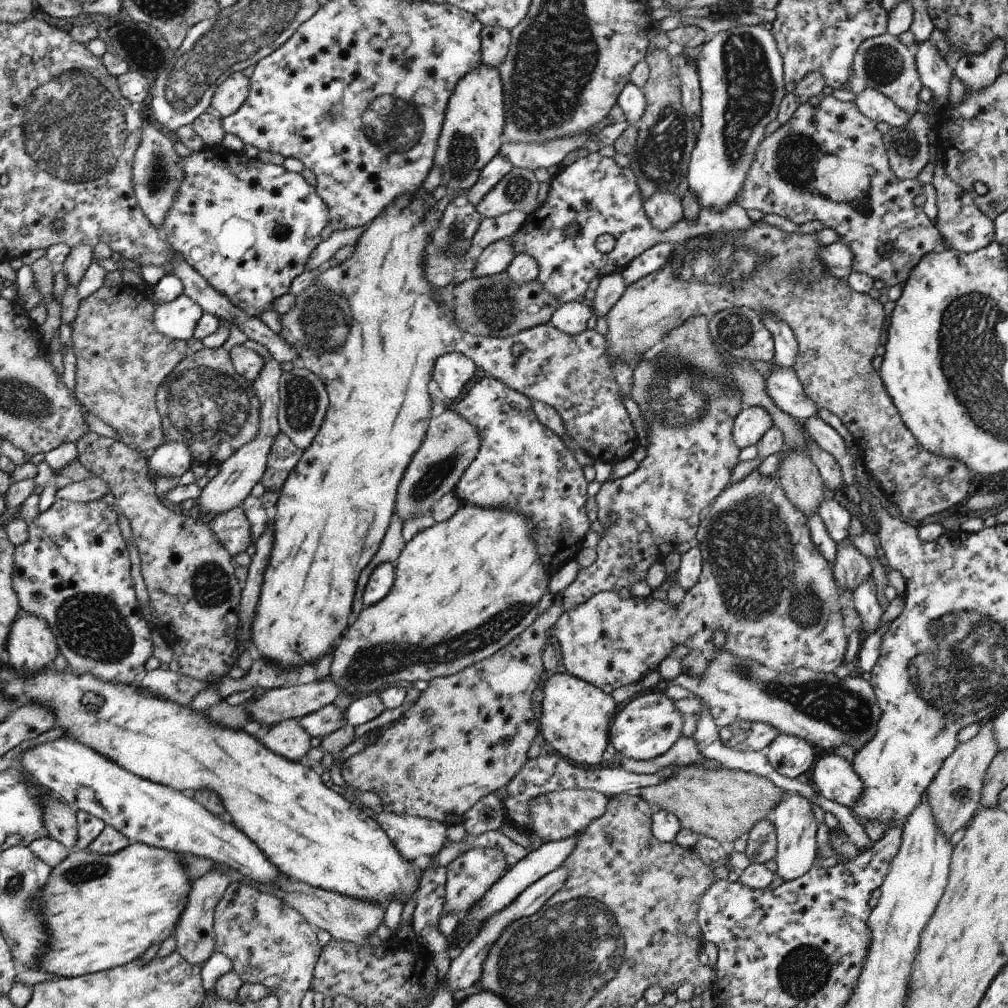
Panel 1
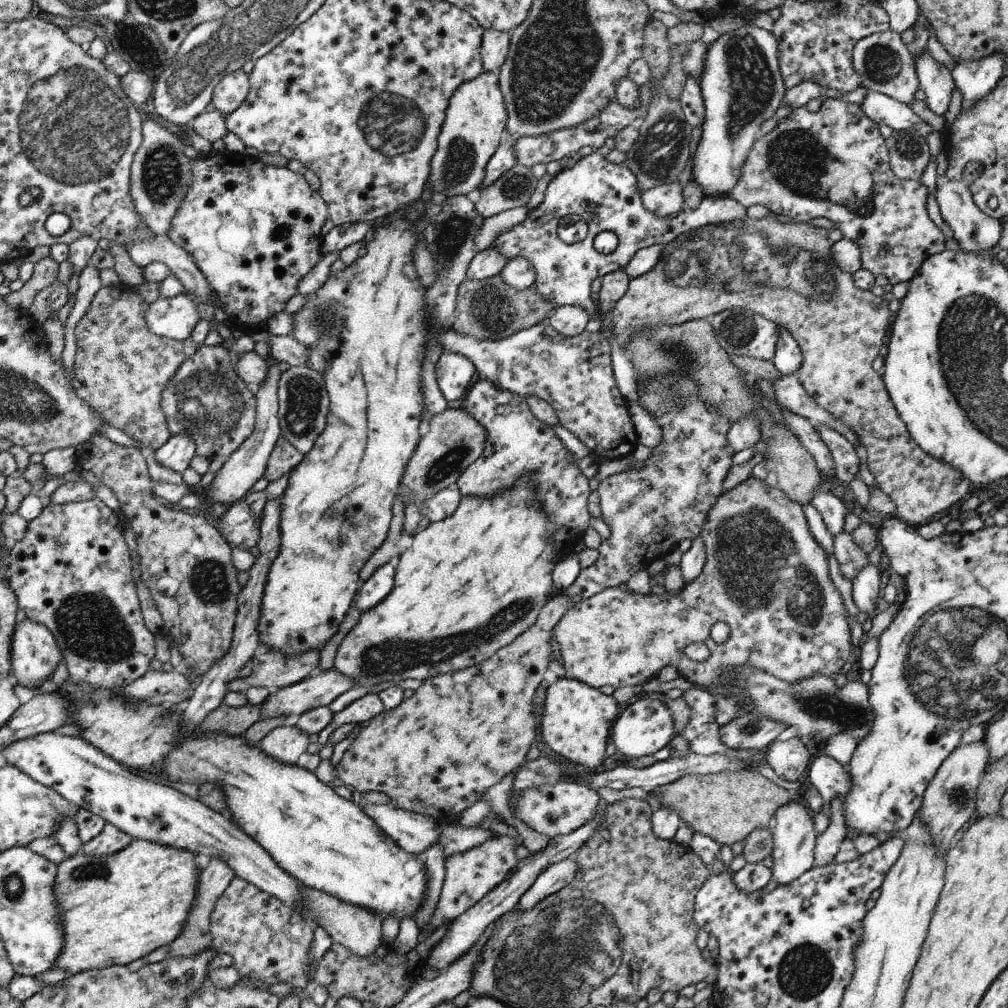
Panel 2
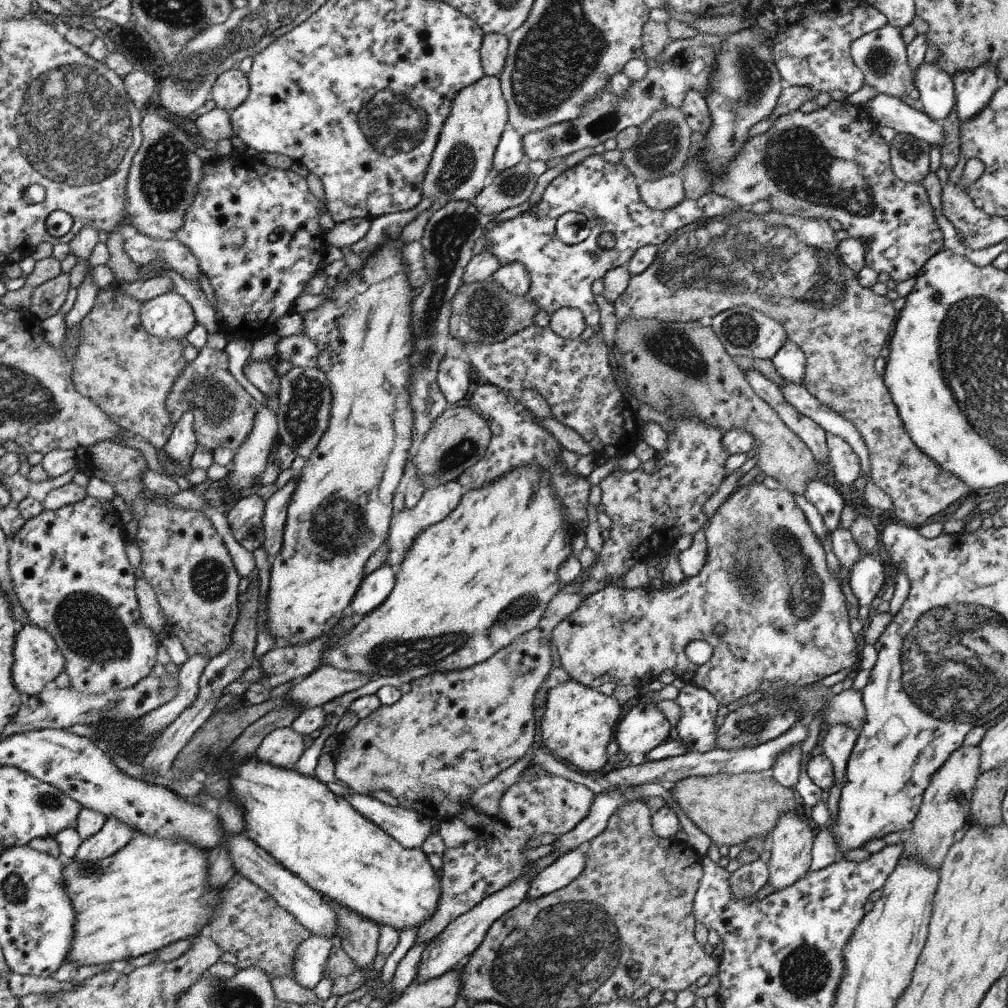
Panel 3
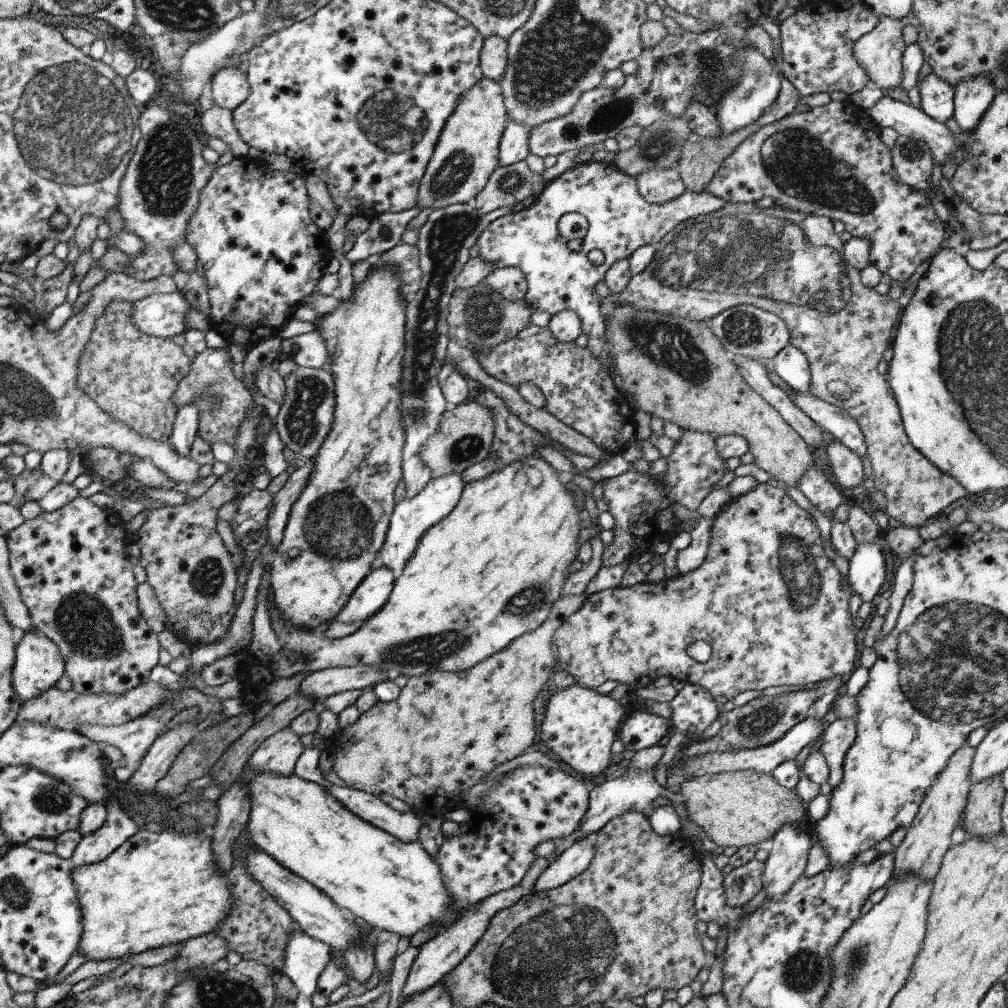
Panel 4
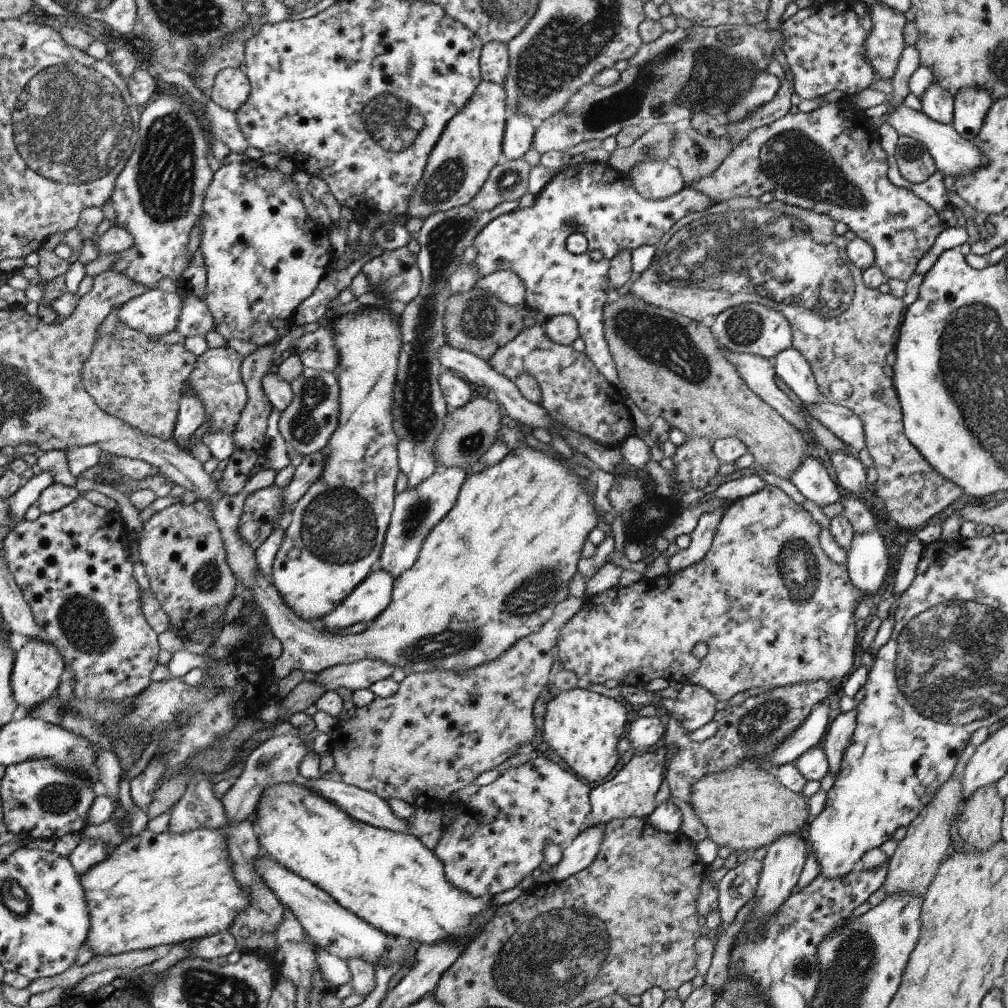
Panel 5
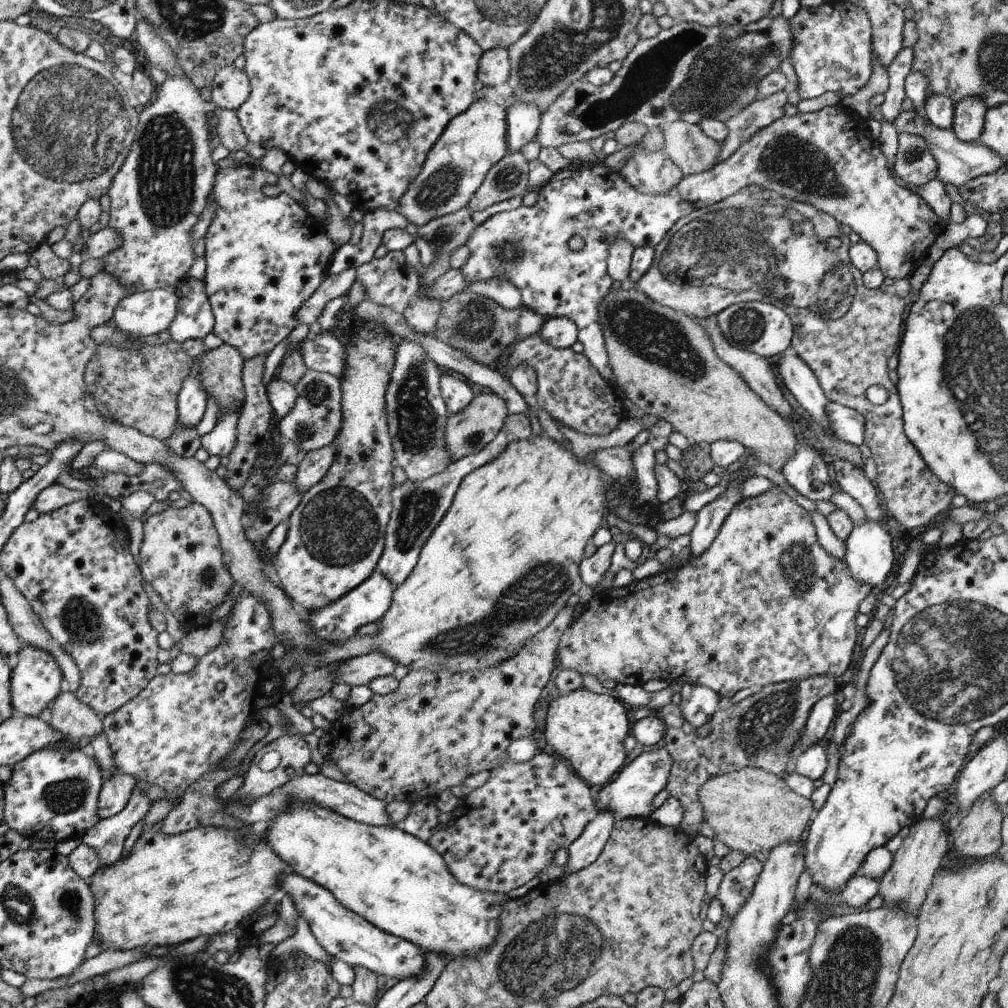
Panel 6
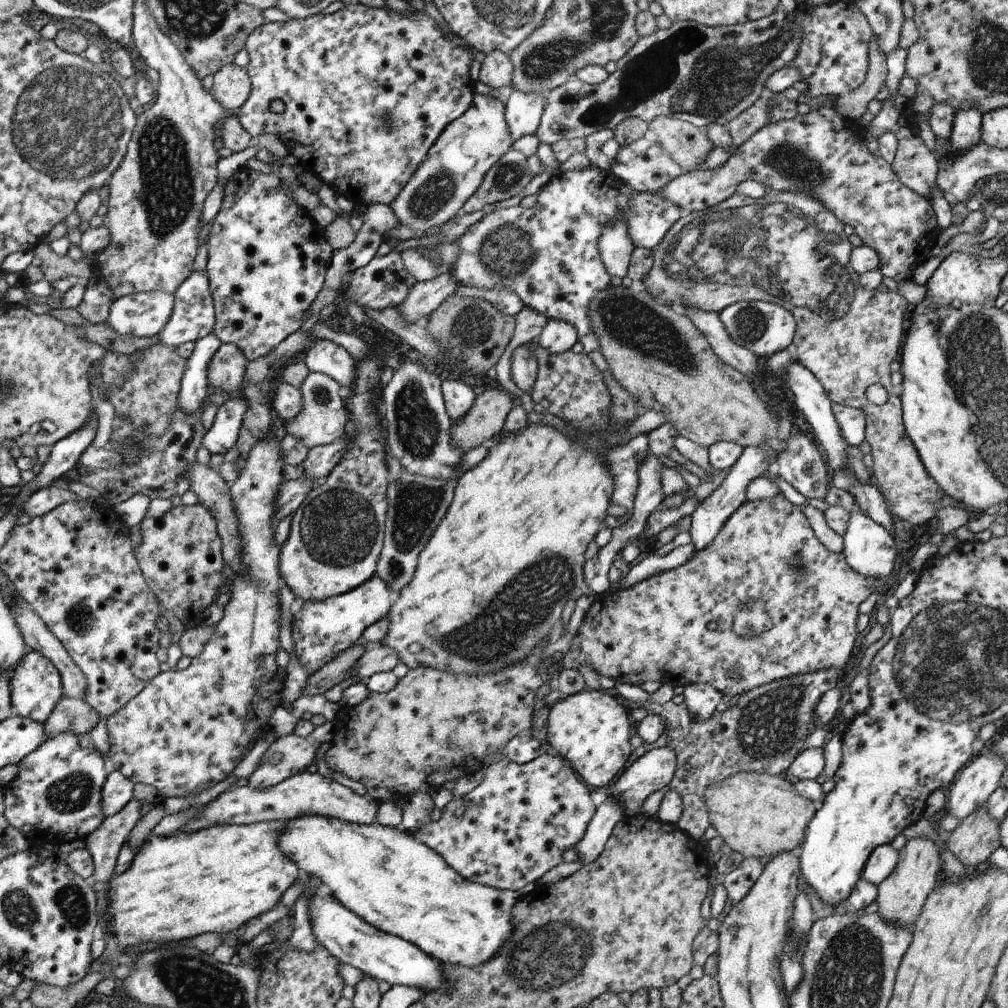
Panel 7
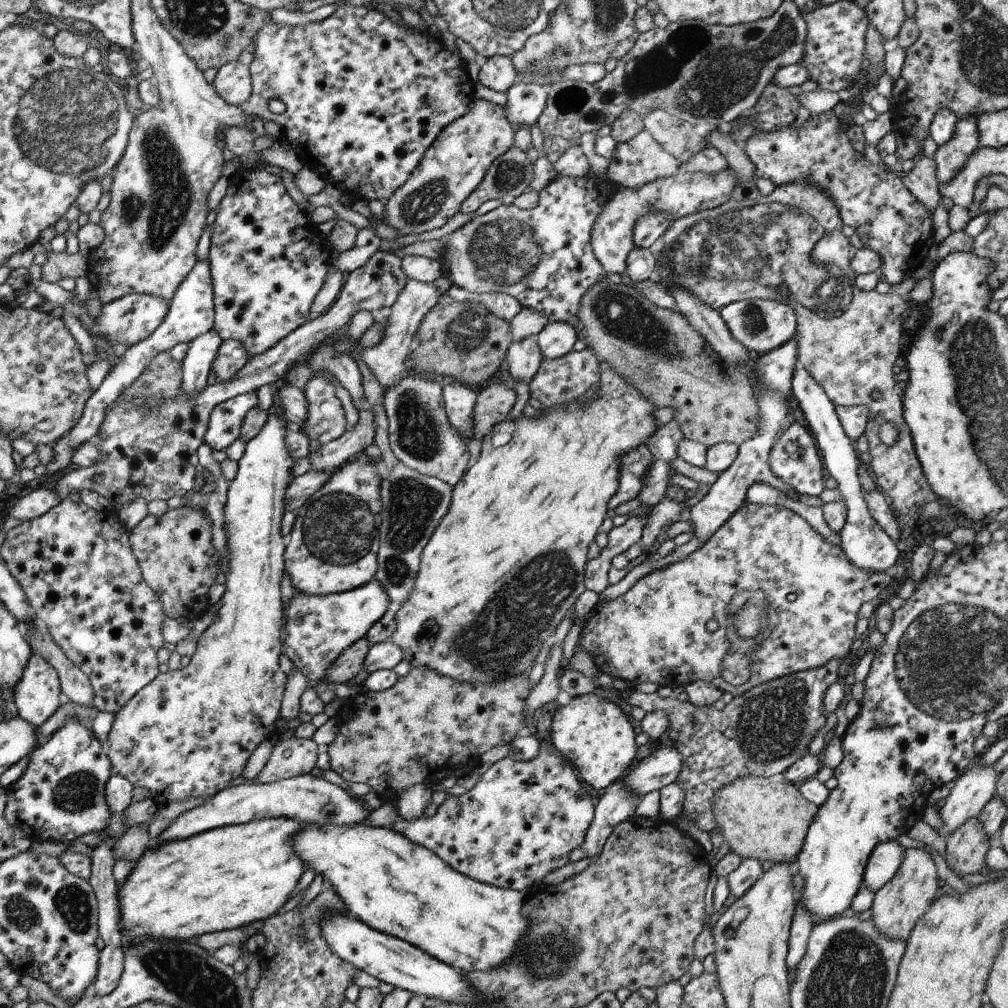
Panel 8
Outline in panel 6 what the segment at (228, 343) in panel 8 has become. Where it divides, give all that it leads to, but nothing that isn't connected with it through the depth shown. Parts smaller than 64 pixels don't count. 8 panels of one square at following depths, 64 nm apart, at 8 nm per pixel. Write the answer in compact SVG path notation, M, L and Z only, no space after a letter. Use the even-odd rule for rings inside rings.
M223 343L220 348L210 350L200 360L200 382L207 396L215 398L220 410L241 410L246 401L243 372L246 360L231 345Z

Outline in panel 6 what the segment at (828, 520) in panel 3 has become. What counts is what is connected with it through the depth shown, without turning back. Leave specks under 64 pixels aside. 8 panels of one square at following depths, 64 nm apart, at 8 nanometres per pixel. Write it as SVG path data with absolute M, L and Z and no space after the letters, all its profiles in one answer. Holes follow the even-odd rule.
M815 442L796 446L796 454L786 460L781 472L792 488L811 501L828 501L835 492Z

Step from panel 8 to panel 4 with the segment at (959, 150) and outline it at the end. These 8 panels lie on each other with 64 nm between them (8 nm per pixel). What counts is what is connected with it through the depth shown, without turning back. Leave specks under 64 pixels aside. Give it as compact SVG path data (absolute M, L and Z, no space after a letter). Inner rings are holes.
M982 74L976 78L968 78L966 82L958 82L954 90L953 118L960 131L968 134L978 128L982 116L998 92L996 86L992 86L992 80L984 78Z

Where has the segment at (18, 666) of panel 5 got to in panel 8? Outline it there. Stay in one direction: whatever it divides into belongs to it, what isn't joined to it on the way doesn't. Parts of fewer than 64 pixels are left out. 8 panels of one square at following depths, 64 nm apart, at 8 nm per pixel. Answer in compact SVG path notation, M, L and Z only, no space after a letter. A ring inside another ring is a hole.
M32 653L27 670L14 688L13 706L17 717L39 728L59 709L61 691L55 668L38 653Z

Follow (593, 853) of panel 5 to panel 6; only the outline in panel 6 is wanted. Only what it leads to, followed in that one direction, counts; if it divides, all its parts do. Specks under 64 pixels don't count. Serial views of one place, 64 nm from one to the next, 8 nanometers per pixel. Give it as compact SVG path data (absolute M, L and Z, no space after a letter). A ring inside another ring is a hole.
M608 810L598 811L596 818L586 826L583 834L568 846L568 862L565 865L568 873L580 871L600 857L617 820Z

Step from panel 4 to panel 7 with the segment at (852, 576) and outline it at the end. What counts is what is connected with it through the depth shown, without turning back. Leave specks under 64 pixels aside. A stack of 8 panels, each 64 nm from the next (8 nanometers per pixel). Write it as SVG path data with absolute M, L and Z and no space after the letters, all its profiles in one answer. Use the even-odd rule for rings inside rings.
M856 502L856 508L849 514L848 527L842 538L843 554L850 568L854 568L861 576L880 578L880 580L886 582L892 574L896 556L898 556L896 541L893 535L862 512L858 502Z

